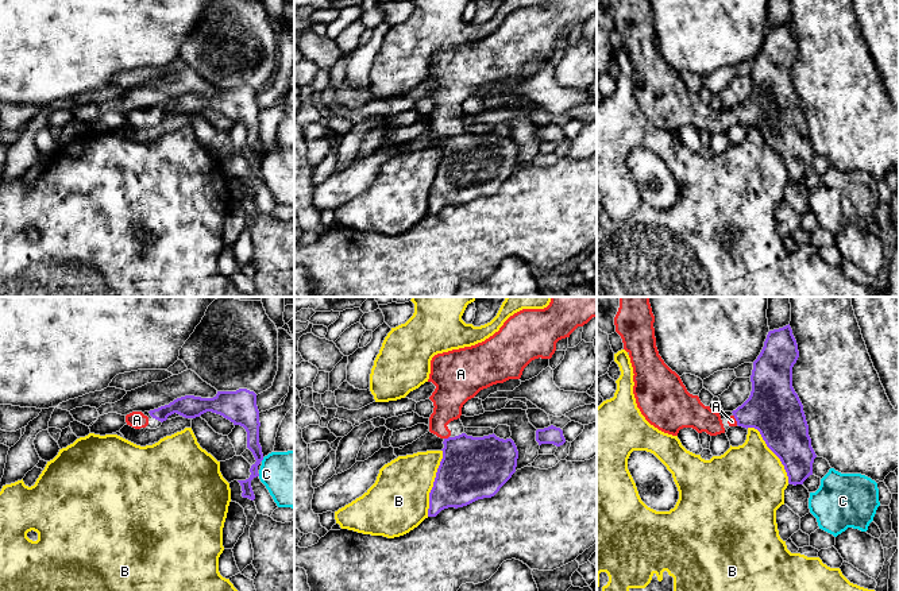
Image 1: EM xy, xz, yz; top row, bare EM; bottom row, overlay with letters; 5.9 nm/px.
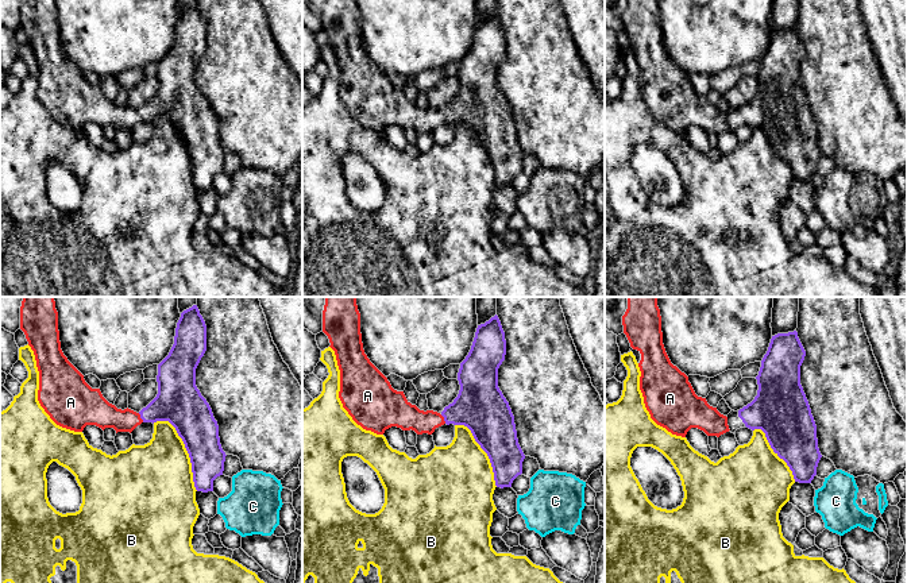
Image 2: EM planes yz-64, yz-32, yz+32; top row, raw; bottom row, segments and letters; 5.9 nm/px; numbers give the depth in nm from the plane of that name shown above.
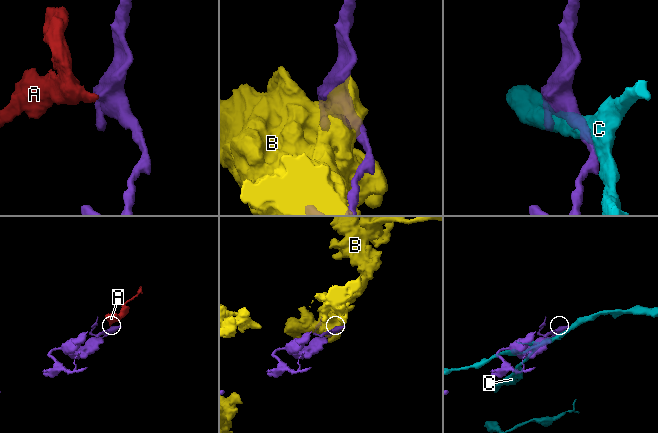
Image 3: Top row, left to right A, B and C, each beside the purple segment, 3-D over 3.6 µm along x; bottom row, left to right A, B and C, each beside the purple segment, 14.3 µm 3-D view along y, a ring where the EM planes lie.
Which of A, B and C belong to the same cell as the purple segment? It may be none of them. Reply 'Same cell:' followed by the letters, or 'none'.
Same cell: A

